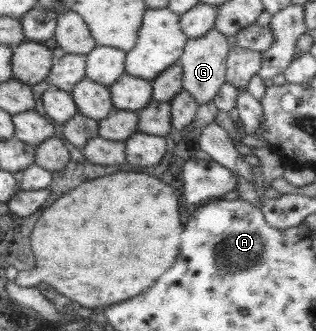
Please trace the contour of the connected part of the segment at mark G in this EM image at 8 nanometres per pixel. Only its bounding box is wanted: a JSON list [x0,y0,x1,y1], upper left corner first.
[178,28,230,106]

